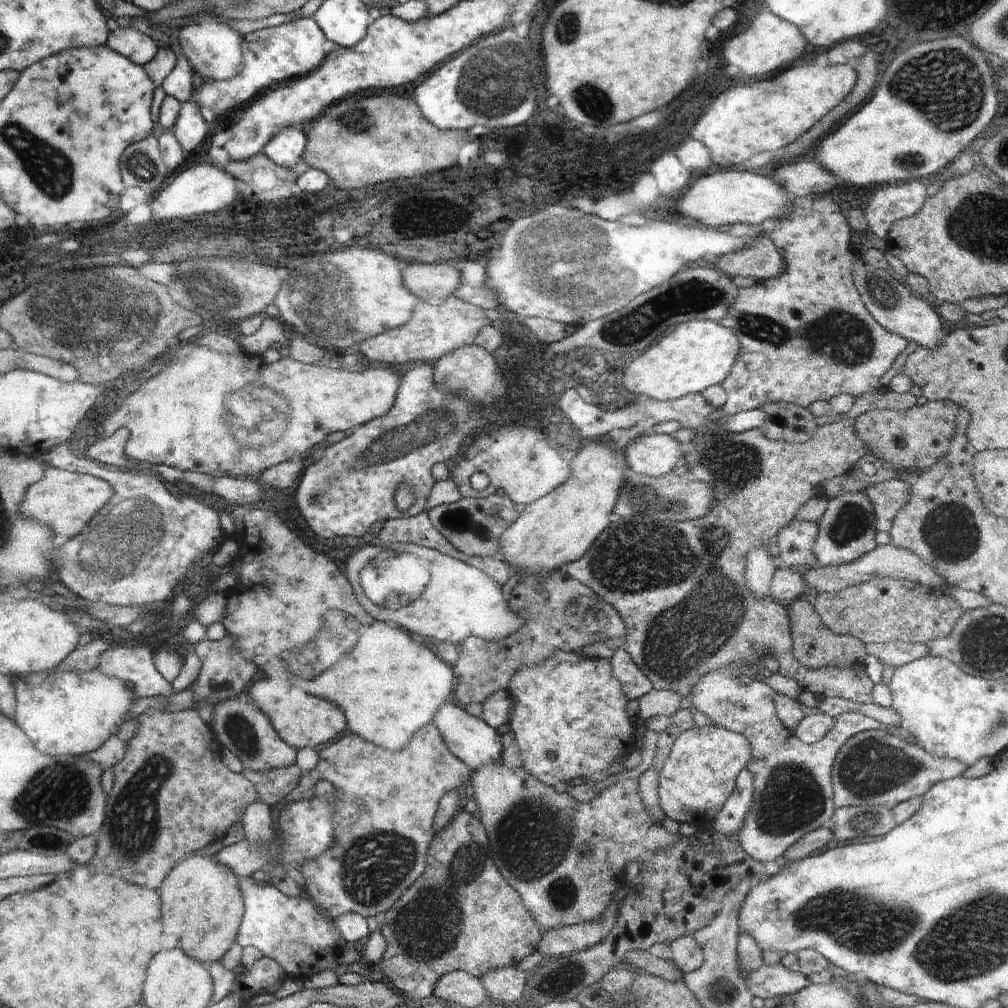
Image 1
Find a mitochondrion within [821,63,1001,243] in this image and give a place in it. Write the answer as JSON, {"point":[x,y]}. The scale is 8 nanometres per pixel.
{"point":[914,157]}

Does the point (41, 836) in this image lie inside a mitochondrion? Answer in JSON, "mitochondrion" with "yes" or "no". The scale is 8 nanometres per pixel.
{"mitochondrion":"yes"}

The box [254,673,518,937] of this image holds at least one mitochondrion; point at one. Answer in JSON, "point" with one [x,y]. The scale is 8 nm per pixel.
{"point":[375,862]}

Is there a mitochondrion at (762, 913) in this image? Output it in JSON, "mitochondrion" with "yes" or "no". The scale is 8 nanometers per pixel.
{"mitochondrion":"no"}

